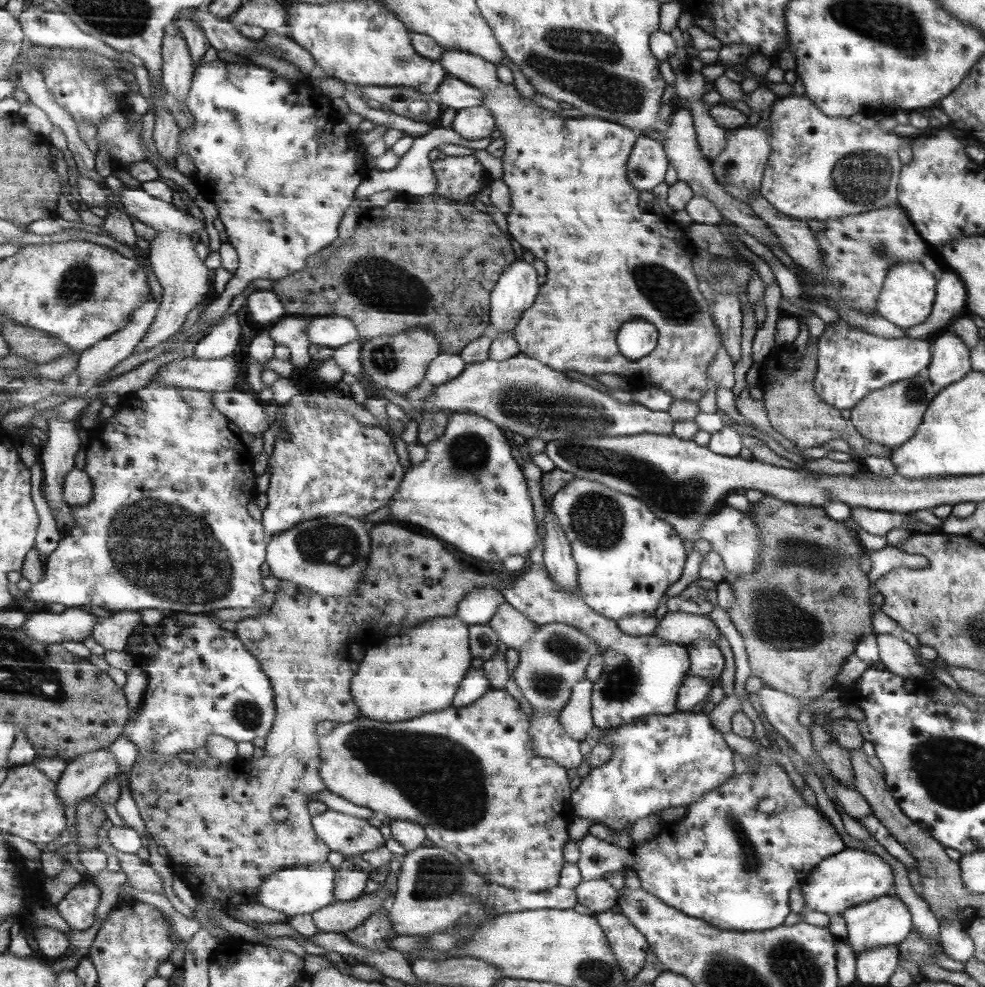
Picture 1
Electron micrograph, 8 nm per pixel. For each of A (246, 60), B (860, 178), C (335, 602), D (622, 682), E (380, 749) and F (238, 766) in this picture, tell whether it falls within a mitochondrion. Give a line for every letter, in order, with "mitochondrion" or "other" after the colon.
A: other
B: mitochondrion
C: other
D: mitochondrion
E: mitochondrion
F: other

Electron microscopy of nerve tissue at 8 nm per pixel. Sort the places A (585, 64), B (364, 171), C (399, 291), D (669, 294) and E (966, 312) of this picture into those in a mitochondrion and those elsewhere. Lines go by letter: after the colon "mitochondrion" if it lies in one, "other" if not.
A: mitochondrion
B: other
C: mitochondrion
D: mitochondrion
E: other

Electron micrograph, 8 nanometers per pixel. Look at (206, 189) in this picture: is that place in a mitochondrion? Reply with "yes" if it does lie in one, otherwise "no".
no

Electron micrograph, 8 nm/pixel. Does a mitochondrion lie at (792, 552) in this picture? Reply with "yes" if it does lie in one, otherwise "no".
yes

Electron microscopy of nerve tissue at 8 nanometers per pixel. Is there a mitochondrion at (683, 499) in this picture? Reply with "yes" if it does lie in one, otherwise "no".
yes

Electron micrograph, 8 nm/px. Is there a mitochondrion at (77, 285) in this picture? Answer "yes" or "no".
yes

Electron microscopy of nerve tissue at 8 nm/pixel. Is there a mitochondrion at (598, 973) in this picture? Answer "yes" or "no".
yes

